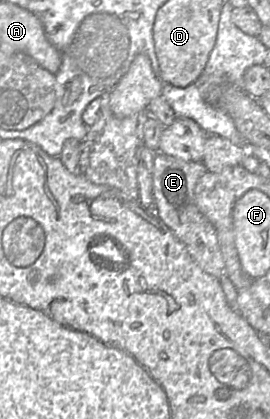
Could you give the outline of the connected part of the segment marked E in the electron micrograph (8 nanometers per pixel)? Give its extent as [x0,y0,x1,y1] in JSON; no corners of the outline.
[153,153,227,279]

